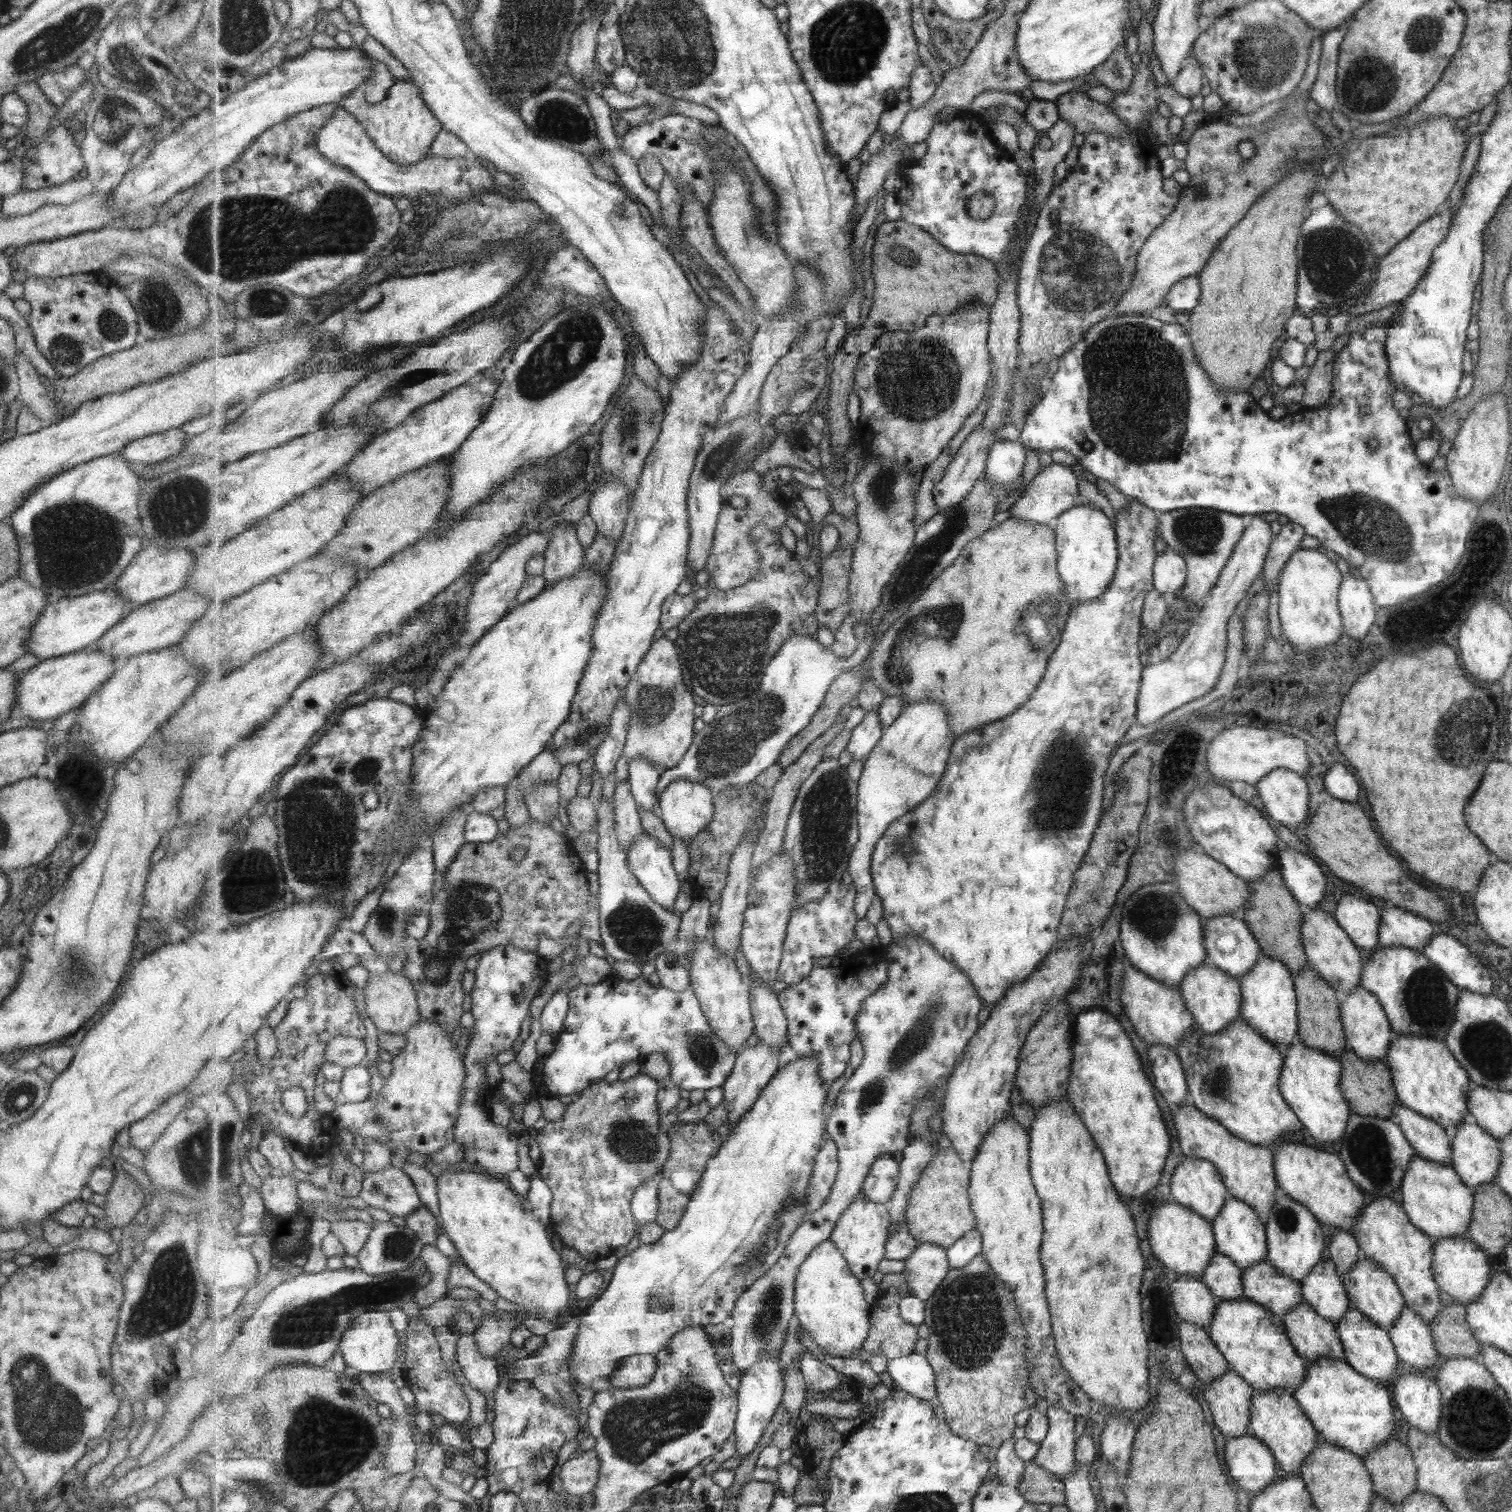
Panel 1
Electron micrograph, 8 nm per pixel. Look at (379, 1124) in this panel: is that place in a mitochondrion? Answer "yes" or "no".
yes

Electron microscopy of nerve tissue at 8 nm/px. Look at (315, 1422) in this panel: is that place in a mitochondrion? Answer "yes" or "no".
yes

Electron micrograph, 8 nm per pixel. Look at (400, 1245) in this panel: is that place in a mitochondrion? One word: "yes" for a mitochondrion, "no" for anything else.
yes

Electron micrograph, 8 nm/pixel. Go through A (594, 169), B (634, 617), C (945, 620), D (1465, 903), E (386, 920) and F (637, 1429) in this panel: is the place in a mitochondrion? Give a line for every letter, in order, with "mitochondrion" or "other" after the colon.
A: other
B: other
C: mitochondrion
D: other
E: mitochondrion
F: mitochondrion

